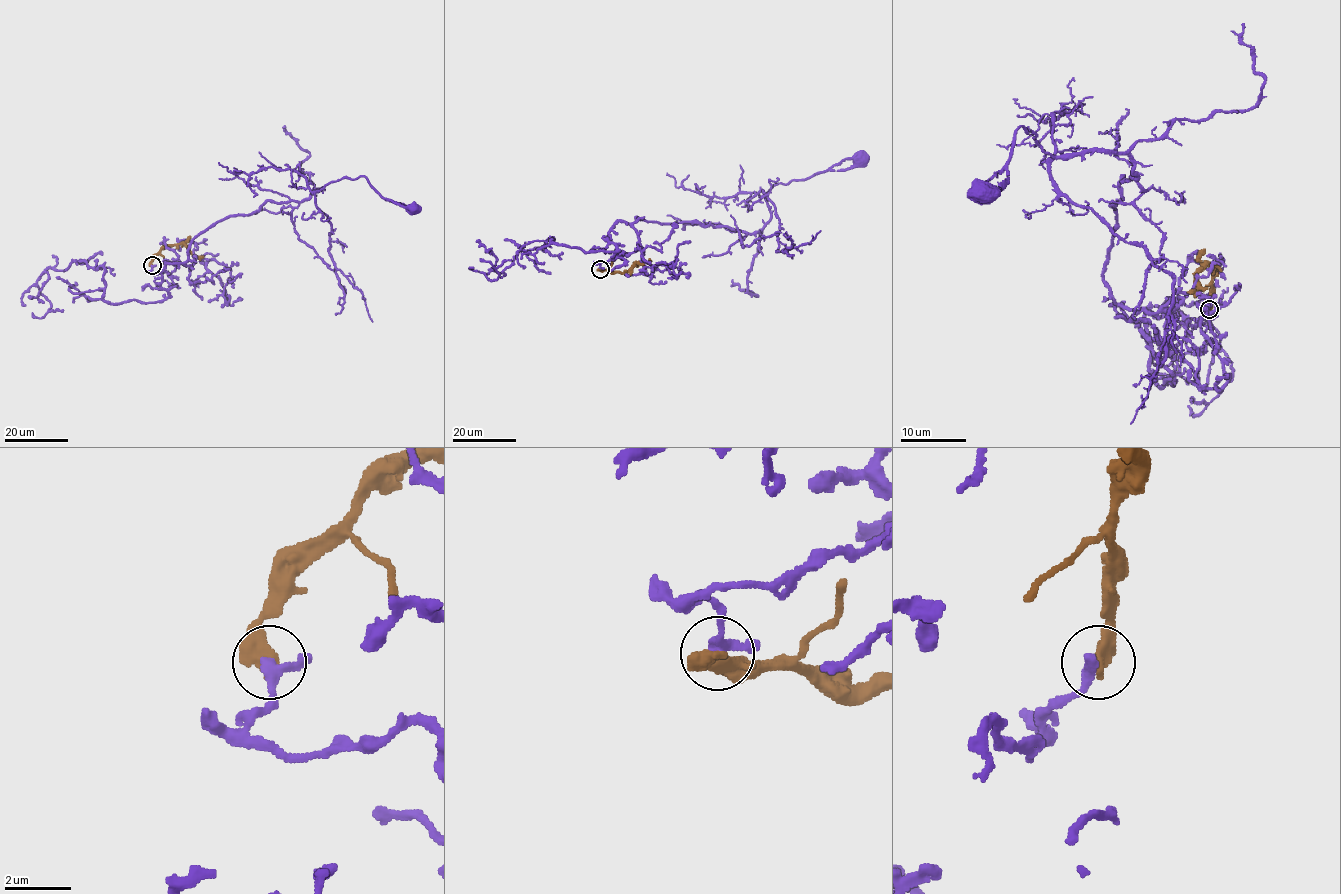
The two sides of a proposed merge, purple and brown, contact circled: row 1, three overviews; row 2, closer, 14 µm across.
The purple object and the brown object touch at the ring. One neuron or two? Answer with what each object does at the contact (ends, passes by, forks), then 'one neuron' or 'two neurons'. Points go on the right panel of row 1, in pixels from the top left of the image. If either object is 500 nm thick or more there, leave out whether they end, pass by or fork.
two neurons

